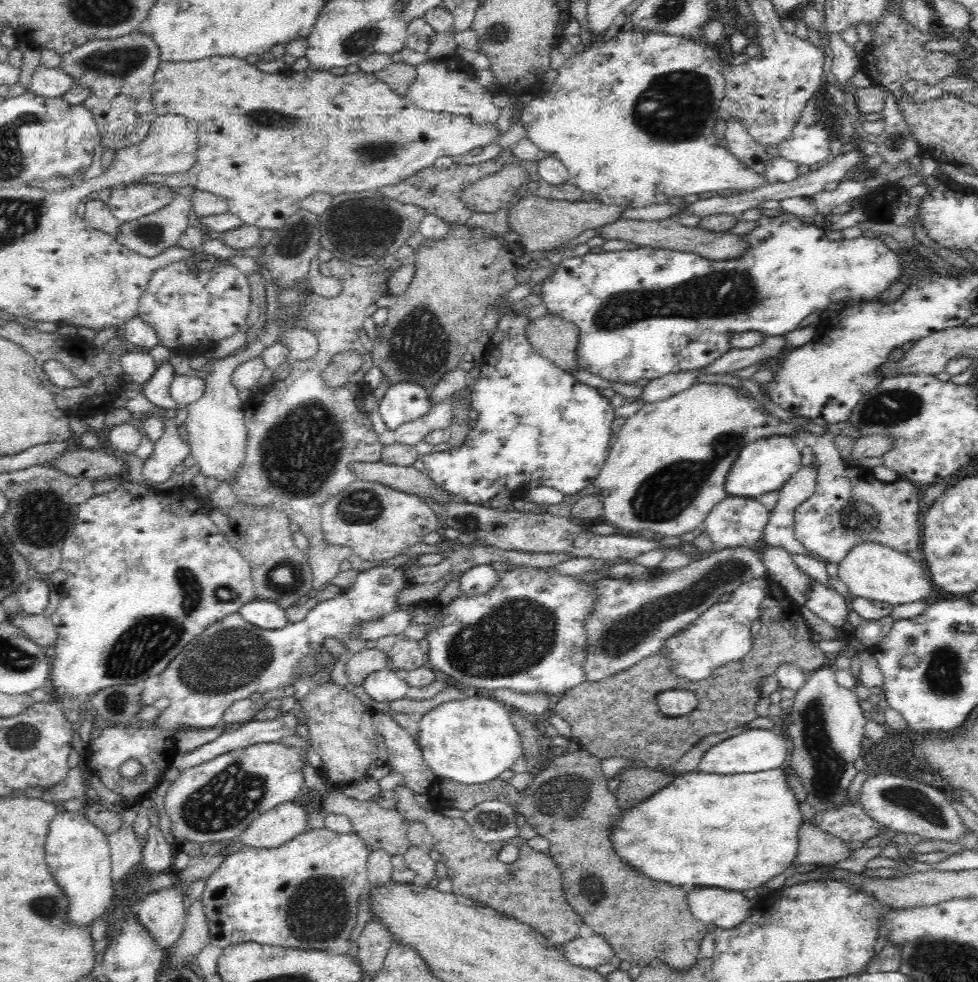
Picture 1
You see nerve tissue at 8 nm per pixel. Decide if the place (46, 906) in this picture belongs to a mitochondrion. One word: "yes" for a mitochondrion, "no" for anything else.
yes

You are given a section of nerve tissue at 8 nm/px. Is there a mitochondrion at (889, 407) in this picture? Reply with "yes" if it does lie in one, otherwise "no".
yes

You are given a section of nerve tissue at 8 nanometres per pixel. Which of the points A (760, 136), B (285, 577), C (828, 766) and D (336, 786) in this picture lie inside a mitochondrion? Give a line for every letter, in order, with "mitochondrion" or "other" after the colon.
A: other
B: mitochondrion
C: mitochondrion
D: other

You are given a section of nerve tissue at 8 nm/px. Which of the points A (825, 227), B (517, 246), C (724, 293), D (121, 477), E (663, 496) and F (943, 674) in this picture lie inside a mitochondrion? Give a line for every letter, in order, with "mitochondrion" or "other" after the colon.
A: other
B: other
C: mitochondrion
D: other
E: mitochondrion
F: mitochondrion

